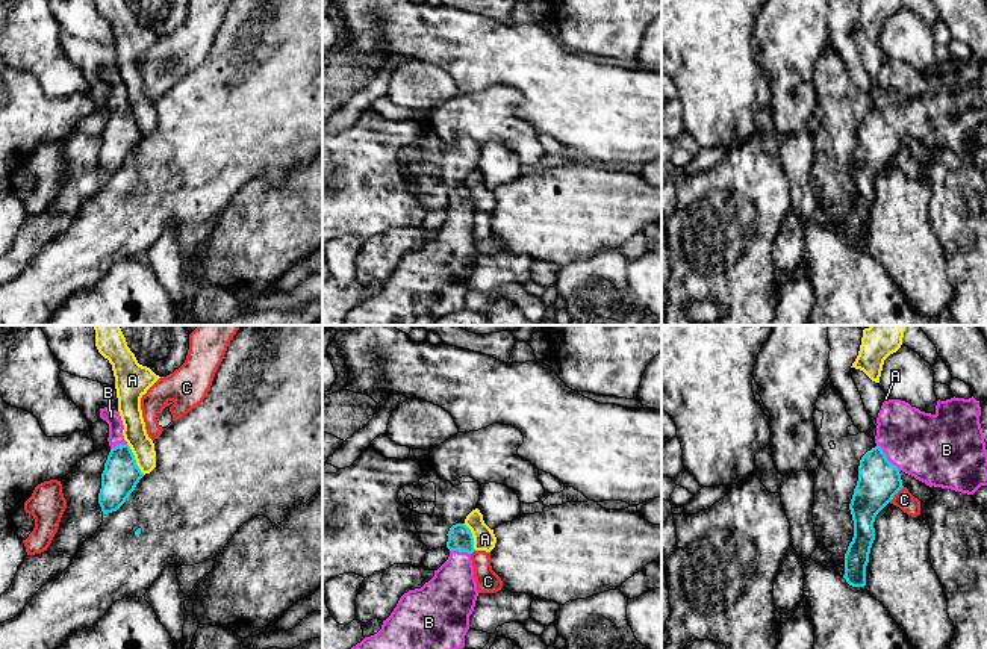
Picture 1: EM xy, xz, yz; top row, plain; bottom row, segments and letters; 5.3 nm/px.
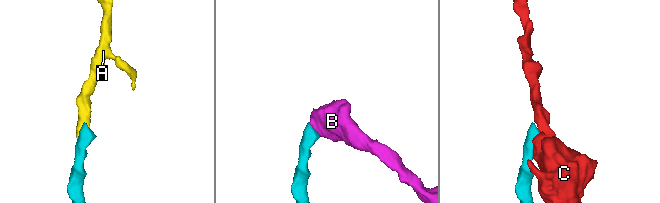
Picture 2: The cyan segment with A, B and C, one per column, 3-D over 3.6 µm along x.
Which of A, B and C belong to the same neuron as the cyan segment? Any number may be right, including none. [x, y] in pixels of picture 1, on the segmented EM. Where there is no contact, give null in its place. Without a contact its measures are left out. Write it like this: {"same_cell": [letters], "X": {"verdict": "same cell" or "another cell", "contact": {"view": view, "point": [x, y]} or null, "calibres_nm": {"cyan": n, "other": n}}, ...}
{"same_cell": ["B"], "A": {"verdict": "another cell", "contact": {"view": "xy", "point": [133, 459]}, "calibres_nm": {"cyan": 190, "other": 120}}, "B": {"verdict": "same cell", "contact": {"view": "yz", "point": [886, 457]}, "calibres_nm": {"cyan": 220, "other": 360}}, "C": {"verdict": "another cell", "contact": {"view": "yz", "point": [896, 492]}, "calibres_nm": {"cyan": 220, "other": 100}}}

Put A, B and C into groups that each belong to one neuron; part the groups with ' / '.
A / B / C

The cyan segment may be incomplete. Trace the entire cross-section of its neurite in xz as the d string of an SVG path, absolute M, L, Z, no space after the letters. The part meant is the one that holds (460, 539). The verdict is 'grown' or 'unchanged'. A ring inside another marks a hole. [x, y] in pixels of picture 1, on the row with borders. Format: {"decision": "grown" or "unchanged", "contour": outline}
{"decision": "grown", "contour": "M456 523L448 531L448 560L434 570L434 576L421 588L404 593L381 629L365 637L351 649L463 649L469 629L469 616L478 596L471 554L474 537L465 523Z"}

